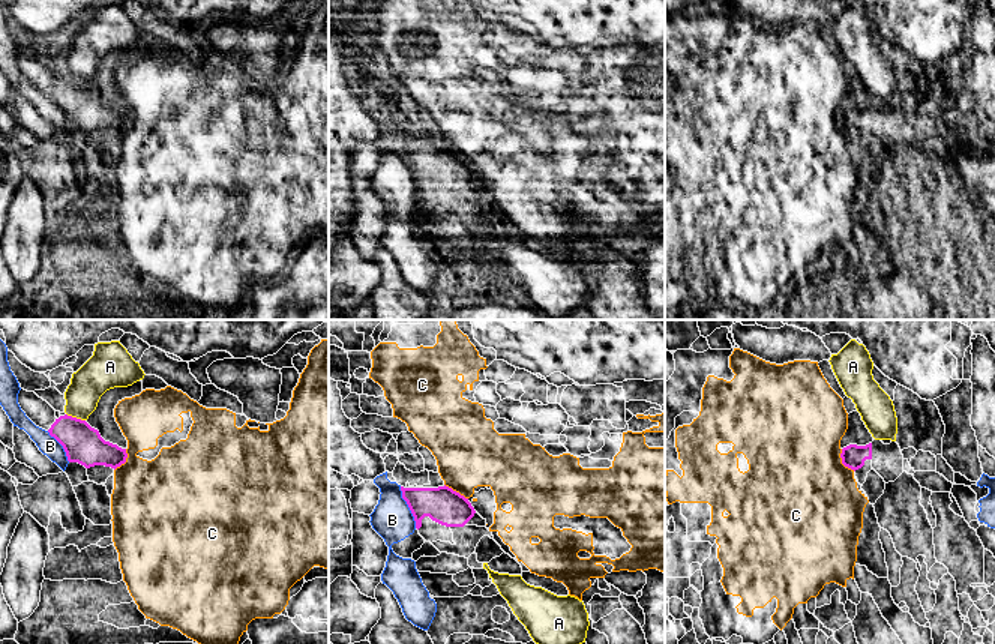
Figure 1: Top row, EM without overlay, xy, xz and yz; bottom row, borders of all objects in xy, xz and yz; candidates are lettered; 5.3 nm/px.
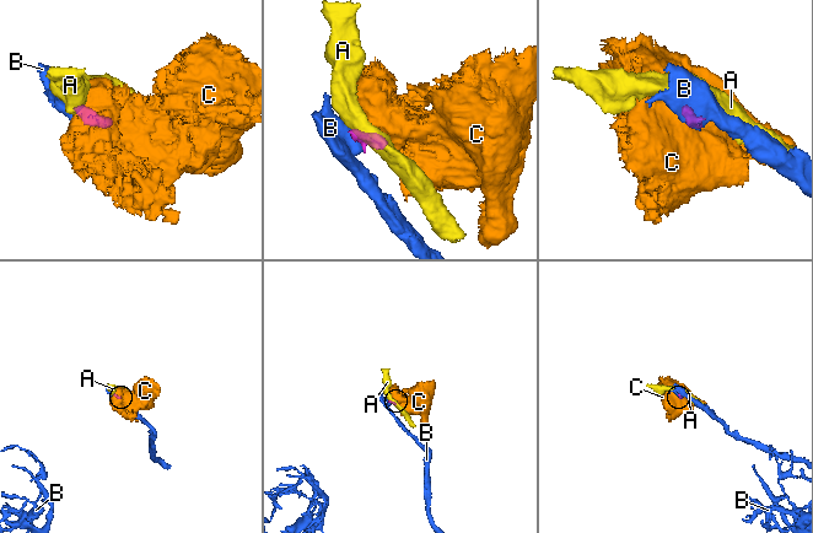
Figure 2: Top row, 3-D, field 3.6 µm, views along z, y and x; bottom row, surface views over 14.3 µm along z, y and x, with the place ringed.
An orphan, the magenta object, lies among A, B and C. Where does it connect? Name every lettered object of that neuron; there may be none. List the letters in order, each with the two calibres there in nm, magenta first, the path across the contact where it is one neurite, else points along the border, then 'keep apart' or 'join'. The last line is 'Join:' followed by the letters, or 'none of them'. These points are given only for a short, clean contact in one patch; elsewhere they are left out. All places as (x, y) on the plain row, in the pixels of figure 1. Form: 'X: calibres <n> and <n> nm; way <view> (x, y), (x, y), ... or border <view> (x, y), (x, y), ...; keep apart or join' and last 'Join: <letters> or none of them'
A: calibres 200 and 190 nm; border xy (66, 77), (84, 84); keep apart
B: calibres 200 and 220 nm; border xz (399, 150), (401, 161), (416, 191); keep apart
C: calibres 130 and 500 nm; border yz (841, 113), (841, 125), (854, 134); keep apart
Join: none of them

